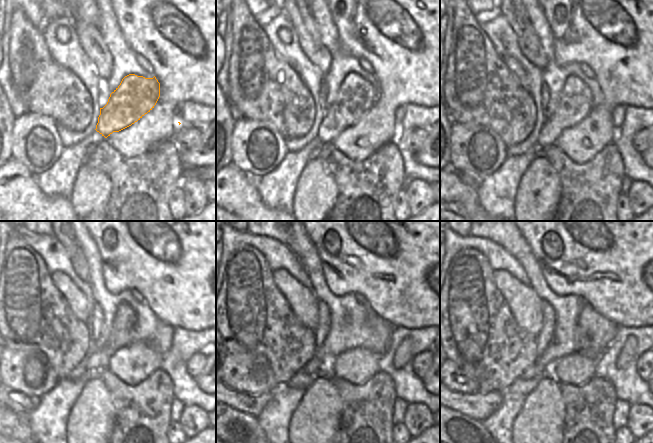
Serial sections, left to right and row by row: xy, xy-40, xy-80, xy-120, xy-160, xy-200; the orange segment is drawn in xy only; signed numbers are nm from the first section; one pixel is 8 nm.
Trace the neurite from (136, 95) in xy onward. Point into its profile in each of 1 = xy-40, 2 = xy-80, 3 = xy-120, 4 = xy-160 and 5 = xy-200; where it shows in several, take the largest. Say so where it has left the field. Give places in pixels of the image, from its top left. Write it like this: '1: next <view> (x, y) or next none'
1: next xy-40 (356, 96)
2: next xy-80 (575, 103)
3: next xy-120 (121, 335)
4: next xy-160 (313, 367)
5: next xy-200 (528, 374)

